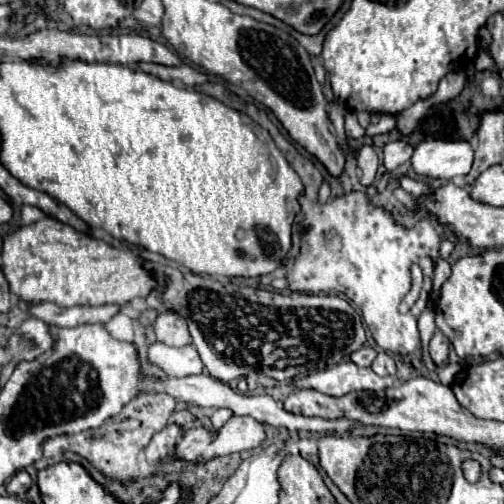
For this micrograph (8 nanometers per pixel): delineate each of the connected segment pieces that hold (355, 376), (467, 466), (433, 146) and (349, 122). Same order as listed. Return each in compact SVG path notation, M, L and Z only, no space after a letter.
M352 361L340 363L332 369L302 377L294 381L296 389L314 389L324 395L342 397L352 391L380 391L386 387L392 387L396 383L396 377L380 377L370 367L358 367Z
M464 461L462 469L464 469L464 477L466 477L470 483L474 483L474 481L480 479L480 463L478 463L478 461Z
M422 141L412 155L412 167L418 175L428 179L466 177L472 169L474 149L468 141Z
M348 111L346 113L346 135L348 137L354 137L354 139L360 139L360 137L364 137L364 129L360 127L360 123L356 121L356 113L354 111Z

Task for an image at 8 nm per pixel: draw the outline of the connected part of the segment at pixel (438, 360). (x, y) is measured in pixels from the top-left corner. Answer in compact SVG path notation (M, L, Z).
M436 331L434 337L432 337L432 341L430 341L430 357L434 359L436 365L442 365L448 359L448 351L450 351L448 339L440 331Z

